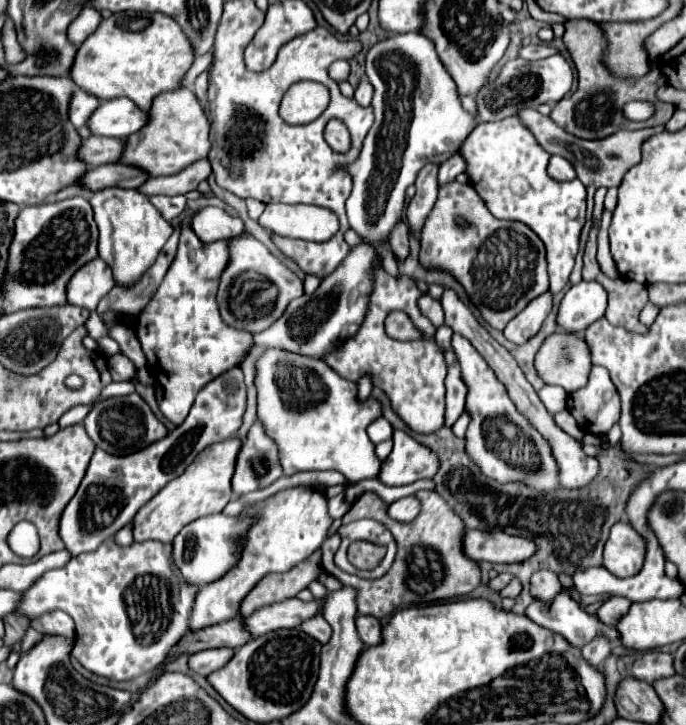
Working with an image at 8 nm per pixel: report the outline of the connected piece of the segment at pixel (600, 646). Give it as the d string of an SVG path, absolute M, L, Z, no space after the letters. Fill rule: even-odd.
M597 637L595 641L591 641L589 645L585 645L583 649L583 659L591 665L591 667L601 667L601 663L607 659L607 655L611 653L611 643L605 637Z

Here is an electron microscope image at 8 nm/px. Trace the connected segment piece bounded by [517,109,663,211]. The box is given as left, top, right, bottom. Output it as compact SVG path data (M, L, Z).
M521 109L517 113L519 121L533 133L533 137L537 139L539 145L543 145L543 149L549 153L549 155L561 155L565 157L567 161L571 161L571 165L575 167L577 171L577 179L585 185L587 189L587 211L591 211L591 199L593 199L593 193L597 191L597 187L611 187L607 189L607 197L605 197L605 209L613 211L615 205L617 205L617 189L619 187L619 181L623 179L623 173L627 169L631 169L633 165L637 165L641 161L641 145L653 137L655 133L661 133L663 127L655 127L655 129L641 129L641 131L627 131L627 129L621 129L605 139L595 139L595 141L587 141L587 139L577 139L573 135L569 135L565 129L561 129L559 125L555 125L549 117L537 113L535 109Z

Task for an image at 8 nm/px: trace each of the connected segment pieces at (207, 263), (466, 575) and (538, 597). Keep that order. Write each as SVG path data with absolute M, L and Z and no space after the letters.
M181 229L179 249L177 255L161 283L161 287L155 293L155 299L149 301L147 309L137 317L135 321L135 333L141 341L141 347L147 357L147 367L151 369L153 377L163 387L163 399L159 401L161 413L175 425L183 423L191 405L195 403L197 393L217 375L223 371L235 367L241 361L241 355L251 347L253 339L249 333L235 331L229 325L223 323L219 317L219 309L215 305L215 293L219 287L219 273L223 273L223 267L227 265L227 241L215 241L215 243L203 243L191 229Z
M373 491L363 493L353 503L349 513L343 517L343 523L351 523L351 521L365 519L365 517L375 519L375 521L387 525L387 529L391 529L391 533L395 535L397 545L399 545L397 559L395 559L391 571L387 575L383 575L381 579L375 579L375 581L357 579L355 575L341 571L333 563L333 553L341 544L339 534L331 536L322 545L323 569L327 573L331 573L333 577L337 577L343 585L351 585L359 591L357 607L359 607L359 613L363 613L363 615L387 619L389 615L393 615L395 611L399 611L407 605L419 605L419 603L431 603L431 601L443 601L443 599L467 595L481 583L479 565L463 555L461 541L463 541L465 525L463 525L463 521L459 521L459 515L453 513L453 509L435 491L417 491L415 497L421 503L421 511L409 523L391 519L387 513L389 505Z
M539 571L531 577L531 597L535 601L551 603L561 591L563 591L563 585L559 577L551 571Z

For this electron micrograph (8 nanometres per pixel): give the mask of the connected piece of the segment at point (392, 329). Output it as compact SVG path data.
M395 311L395 313L389 313L389 315L387 315L385 329L387 329L387 333L389 333L391 337L401 339L401 341L419 337L419 331L411 325L411 319L409 319L405 313L401 313L401 311Z

